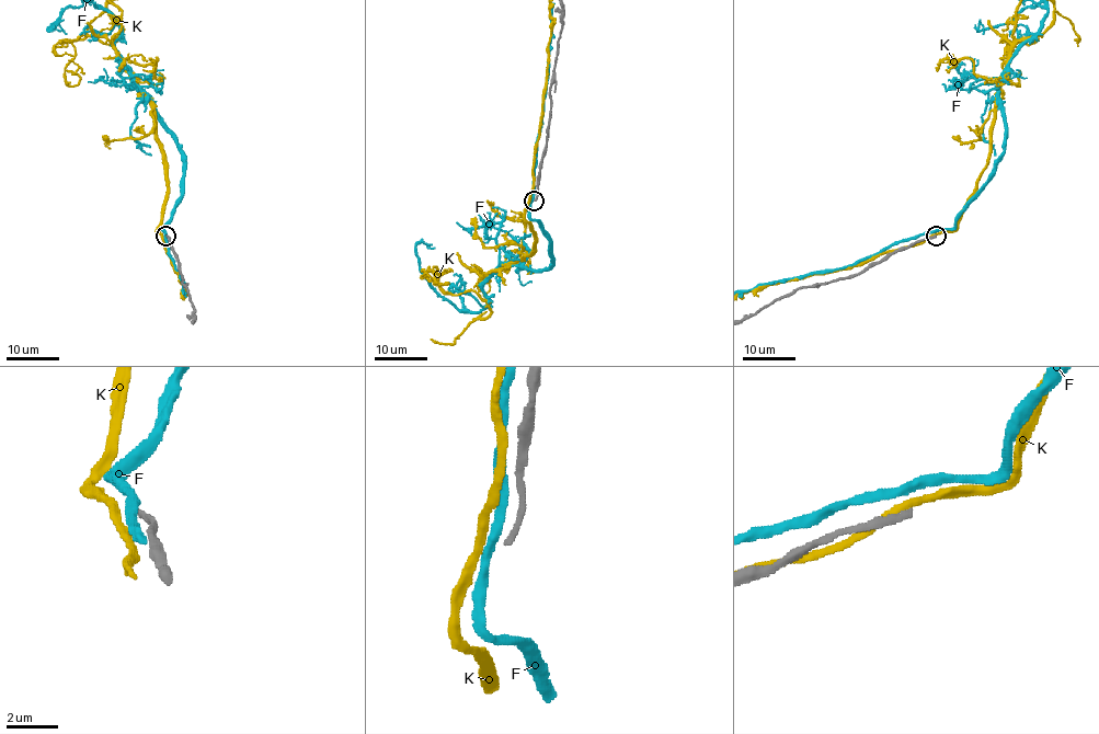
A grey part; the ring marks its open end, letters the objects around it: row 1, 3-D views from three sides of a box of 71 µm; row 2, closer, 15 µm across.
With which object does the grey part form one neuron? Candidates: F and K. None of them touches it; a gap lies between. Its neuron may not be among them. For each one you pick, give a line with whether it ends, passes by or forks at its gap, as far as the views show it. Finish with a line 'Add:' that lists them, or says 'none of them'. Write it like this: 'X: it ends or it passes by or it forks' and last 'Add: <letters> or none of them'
Add: none of them

